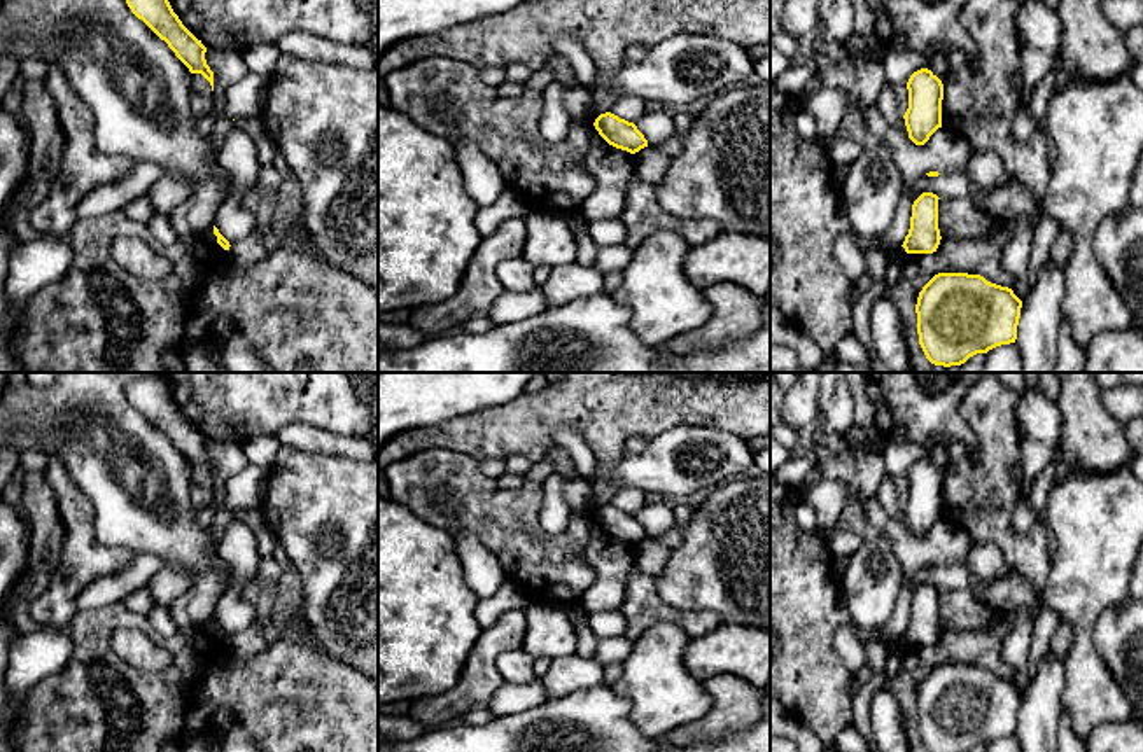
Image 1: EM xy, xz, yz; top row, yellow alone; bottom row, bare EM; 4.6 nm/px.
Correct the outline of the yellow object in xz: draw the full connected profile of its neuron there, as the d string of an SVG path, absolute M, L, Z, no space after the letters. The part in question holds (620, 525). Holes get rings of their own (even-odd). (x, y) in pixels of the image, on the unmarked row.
M611 504L600 505L595 511L593 518L599 523L599 526L616 540L635 546L641 540L648 539L648 532L634 514L620 511Z

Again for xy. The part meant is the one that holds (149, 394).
M158 374L142 376L126 385L131 404L142 411L191 465L201 465L214 483L214 463L207 456L207 439L198 432L173 404L165 381Z

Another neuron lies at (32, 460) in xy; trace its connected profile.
M26 449L19 453L19 465L28 472L40 472L47 465L49 456L40 449Z

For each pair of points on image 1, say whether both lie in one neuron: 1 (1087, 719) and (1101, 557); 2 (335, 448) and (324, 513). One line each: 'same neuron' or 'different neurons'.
1: same neuron
2: different neurons

